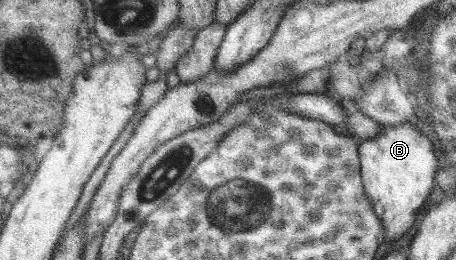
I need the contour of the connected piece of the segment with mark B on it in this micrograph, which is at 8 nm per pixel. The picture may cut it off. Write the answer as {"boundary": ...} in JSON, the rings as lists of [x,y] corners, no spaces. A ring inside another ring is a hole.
{"boundary":[[[404,123],[397,127],[382,126],[382,130],[371,139],[359,140],[358,158],[360,163],[361,184],[363,191],[369,198],[371,209],[380,221],[383,239],[381,241],[395,241],[399,239],[415,221],[421,206],[433,189],[433,177],[437,169],[438,161],[435,158],[433,146],[427,137],[421,134],[414,124]]]}

